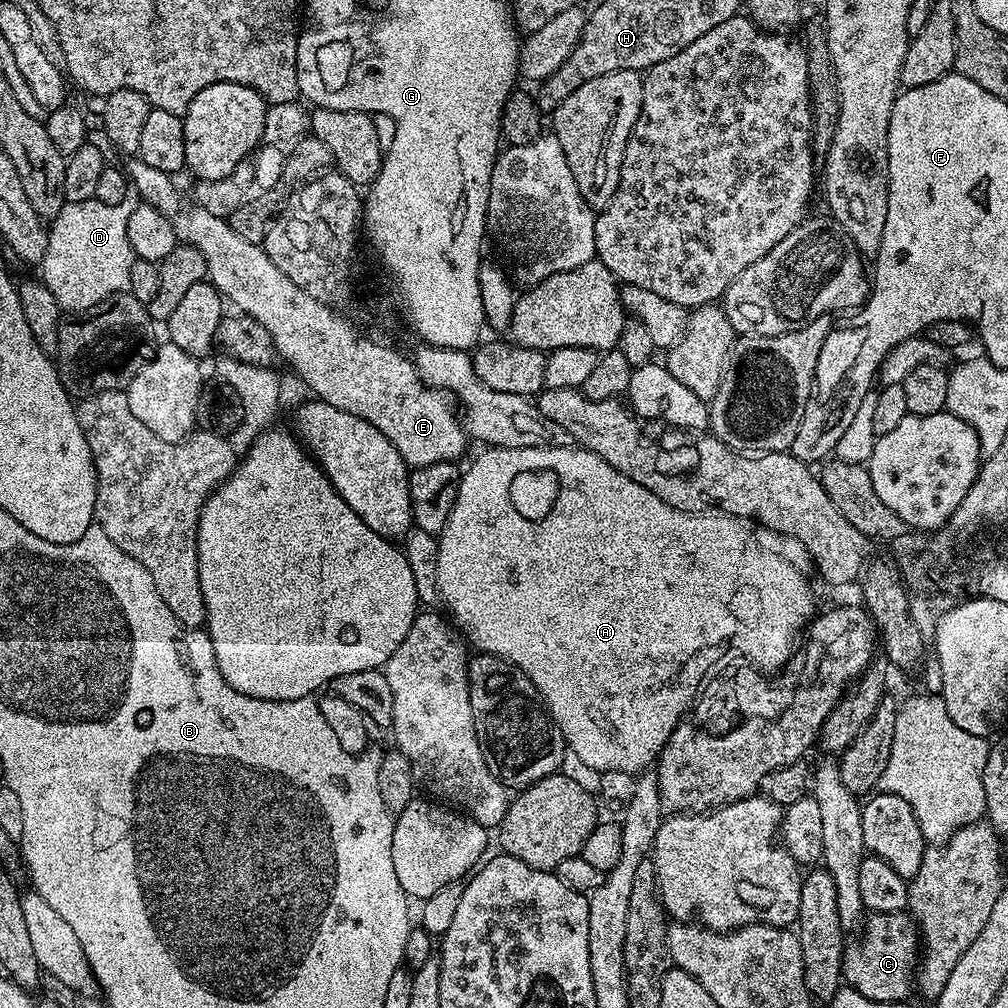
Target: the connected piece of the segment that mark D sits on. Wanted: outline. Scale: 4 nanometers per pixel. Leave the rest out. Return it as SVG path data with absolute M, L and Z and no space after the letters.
M132 196L124 199L118 206L109 206L98 202L95 197L86 202L66 202L50 222L46 254L40 265L40 279L57 299L61 311L68 314L84 312L90 306L97 305L105 298L114 296L128 289L130 268L136 259L135 252L129 242L129 218L134 214L139 201Z

